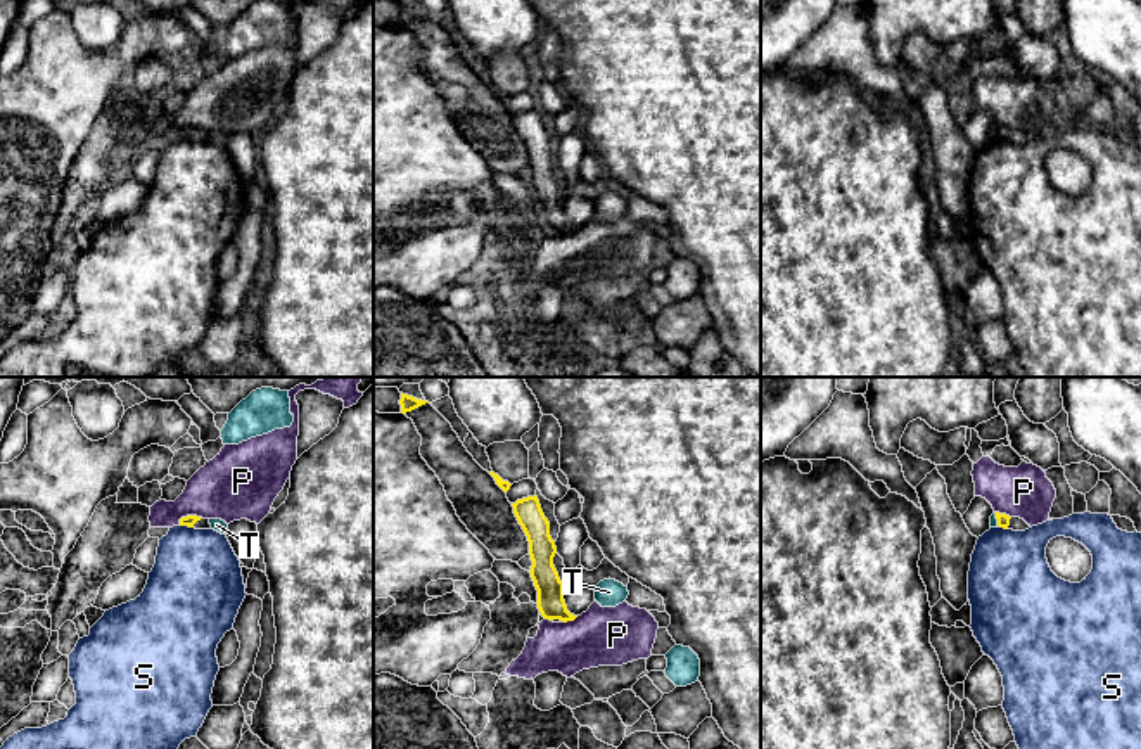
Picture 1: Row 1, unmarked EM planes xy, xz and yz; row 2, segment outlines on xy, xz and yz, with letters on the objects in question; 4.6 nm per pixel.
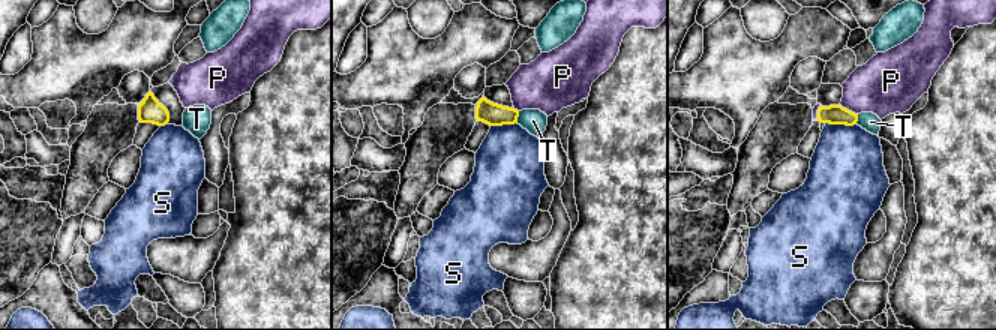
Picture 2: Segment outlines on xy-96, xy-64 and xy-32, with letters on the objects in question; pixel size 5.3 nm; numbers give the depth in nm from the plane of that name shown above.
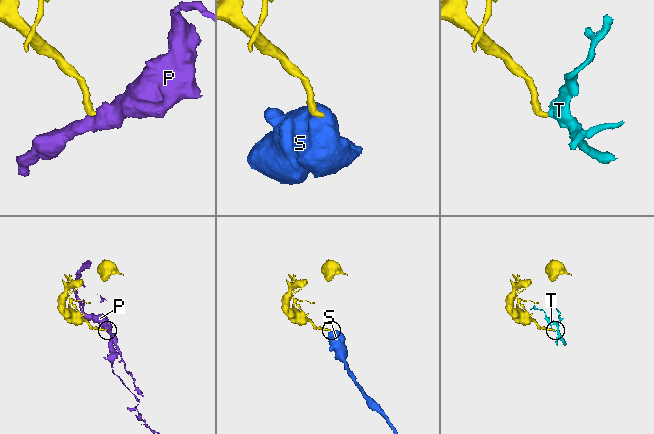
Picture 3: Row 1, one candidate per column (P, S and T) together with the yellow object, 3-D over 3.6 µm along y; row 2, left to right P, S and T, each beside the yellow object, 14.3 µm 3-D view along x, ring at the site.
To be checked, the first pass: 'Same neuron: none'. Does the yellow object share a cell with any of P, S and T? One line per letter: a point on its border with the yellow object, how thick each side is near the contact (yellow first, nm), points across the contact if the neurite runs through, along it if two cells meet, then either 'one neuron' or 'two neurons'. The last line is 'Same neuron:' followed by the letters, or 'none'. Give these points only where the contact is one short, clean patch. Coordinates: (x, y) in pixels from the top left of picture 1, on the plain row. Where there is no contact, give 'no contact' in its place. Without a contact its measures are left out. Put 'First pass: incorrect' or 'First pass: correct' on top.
First pass: correct
P: contact xy (189, 128); calibres 50 and 320 nm; border xy (203, 130), (184, 128), (178, 137); two neurons
S: contact xy (187, 137); calibres 50 and 400 nm; border xy (180, 137), (192, 140); two neurons
T: contact yz (996, 130); calibres 60 and 30 nm; border yz (994, 125), (998, 137); two neurons
Same neuron: none

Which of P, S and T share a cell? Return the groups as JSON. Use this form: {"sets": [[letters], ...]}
{"sets": [["P"], ["S"], ["T"]]}

